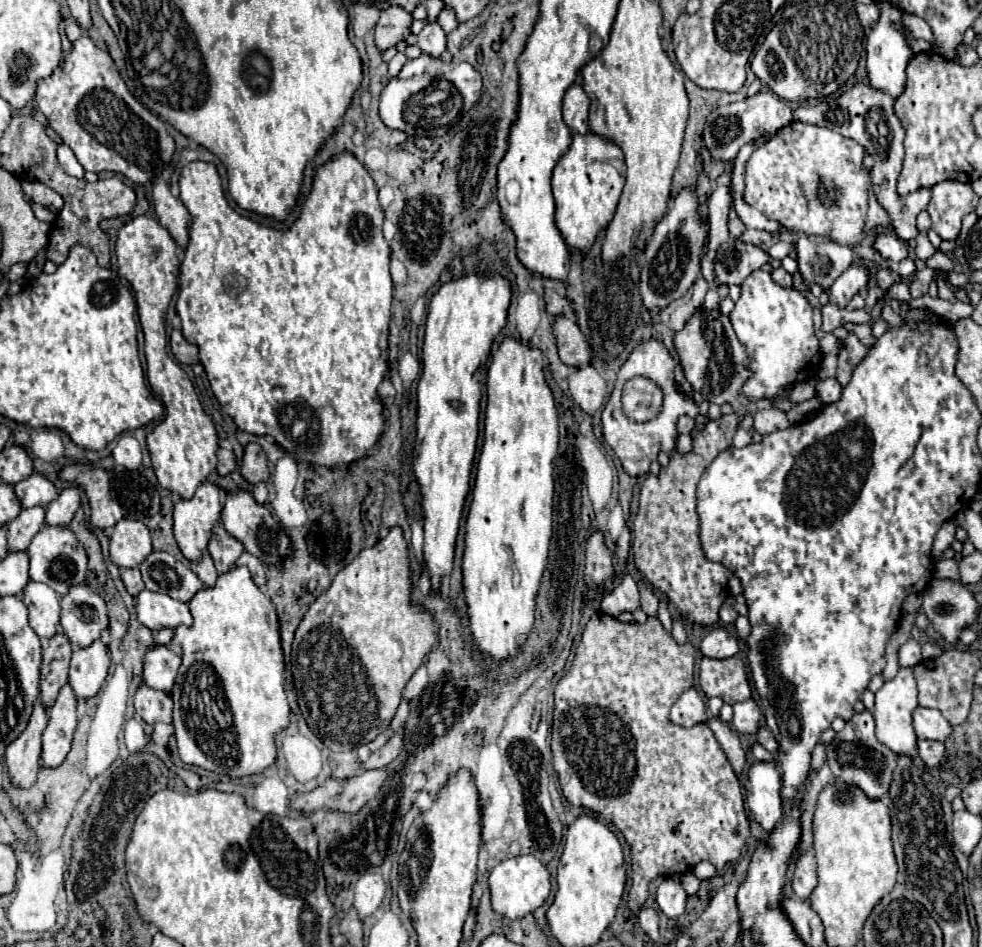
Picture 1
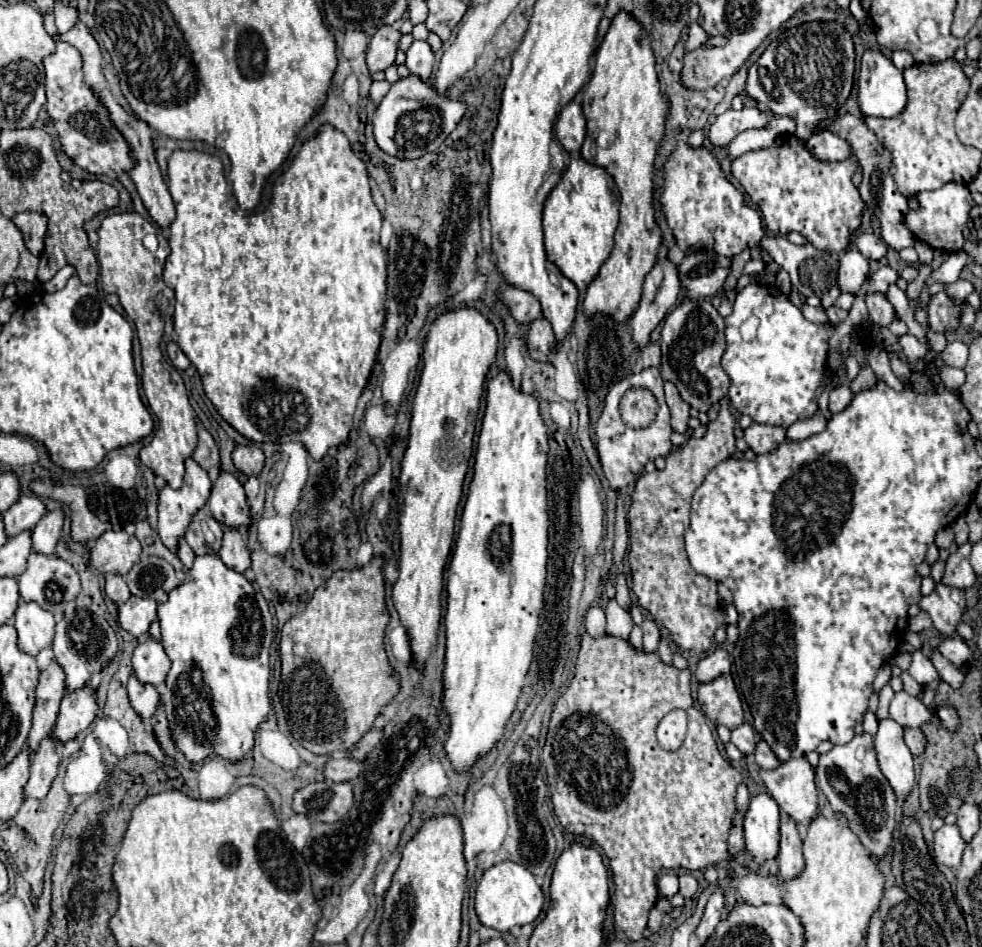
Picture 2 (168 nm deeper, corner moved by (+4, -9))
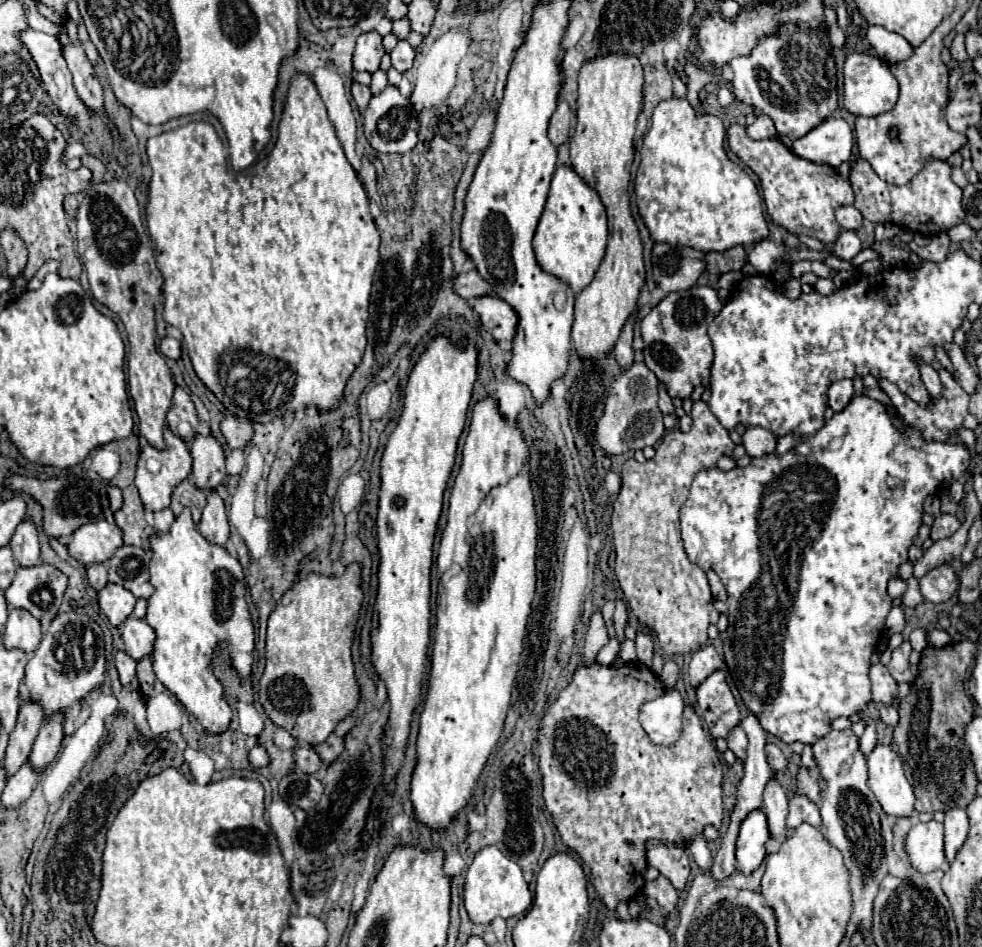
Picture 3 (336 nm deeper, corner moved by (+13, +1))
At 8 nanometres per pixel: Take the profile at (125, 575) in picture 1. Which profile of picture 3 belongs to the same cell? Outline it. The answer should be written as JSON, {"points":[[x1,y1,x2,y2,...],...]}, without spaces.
{"points":[[102,563,98,565,88,565,86,567,86,579,88,579,88,585,94,587,96,591,100,591,100,587,104,587,108,583,108,573,106,573,106,567]]}

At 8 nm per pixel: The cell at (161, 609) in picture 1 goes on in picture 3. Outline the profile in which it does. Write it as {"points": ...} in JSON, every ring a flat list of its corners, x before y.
{"points":[[108,583,104,589,98,591,98,607,116,627,124,623,124,619,134,611,134,605,136,597,120,585]]}

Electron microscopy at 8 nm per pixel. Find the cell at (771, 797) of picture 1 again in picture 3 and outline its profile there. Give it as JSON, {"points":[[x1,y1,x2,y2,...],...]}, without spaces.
{"points":[[752,811,748,819,740,825,738,845,736,845,736,869,742,875,750,875,766,857,764,843,768,839,768,823,764,811]]}

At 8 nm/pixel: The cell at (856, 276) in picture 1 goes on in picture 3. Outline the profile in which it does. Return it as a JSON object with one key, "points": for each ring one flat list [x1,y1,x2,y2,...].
{"points":[[842,231,838,241,834,243,836,255,844,261,850,261,854,255,860,253,860,249,862,249,862,245,860,245,860,239,858,239,856,231]]}

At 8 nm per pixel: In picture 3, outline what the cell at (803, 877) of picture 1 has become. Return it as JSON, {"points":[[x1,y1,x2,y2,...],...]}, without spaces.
{"points":[[770,779,764,789,764,811,768,817,768,827,774,837,786,831,786,815,788,815,788,799,778,783,778,779]]}

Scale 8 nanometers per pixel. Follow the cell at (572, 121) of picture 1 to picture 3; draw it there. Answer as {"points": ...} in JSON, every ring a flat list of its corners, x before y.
{"points":[[560,101,554,115,552,115,552,119,550,119,548,137,556,147,560,147,562,143,566,143,570,139,570,129,572,129,570,105,566,101]]}

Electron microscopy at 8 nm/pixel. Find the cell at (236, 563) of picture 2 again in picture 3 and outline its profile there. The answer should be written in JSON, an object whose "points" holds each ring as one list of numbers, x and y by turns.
{"points":[[208,491,208,501,206,501,206,507,202,509,202,519,200,519,198,527,200,527,200,533,210,543,226,545,226,539,230,535,230,527,228,527,224,501,216,491]]}

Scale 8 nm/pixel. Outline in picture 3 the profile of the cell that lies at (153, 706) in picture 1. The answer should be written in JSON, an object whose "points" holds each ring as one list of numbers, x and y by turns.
{"points":[[118,651,114,657,114,663,116,663,116,669,120,673,120,683,130,685,136,679,136,661,128,653]]}

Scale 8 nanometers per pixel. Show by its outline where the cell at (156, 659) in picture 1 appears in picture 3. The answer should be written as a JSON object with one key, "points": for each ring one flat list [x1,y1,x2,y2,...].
{"points":[[130,615,122,625,120,625,120,635,124,639,124,651,132,655,132,659,140,661,144,655,152,653,154,647,154,631,144,623,144,619,138,619]]}

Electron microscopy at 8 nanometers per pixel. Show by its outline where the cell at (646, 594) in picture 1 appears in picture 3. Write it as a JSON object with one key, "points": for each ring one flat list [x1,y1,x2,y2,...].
{"points":[[638,631,636,635,636,653,638,653,638,661,646,667,652,665,652,655,654,655,654,645,650,635,646,635,644,631]]}

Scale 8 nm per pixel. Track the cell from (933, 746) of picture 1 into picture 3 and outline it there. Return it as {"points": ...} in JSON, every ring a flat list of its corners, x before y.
{"points":[[878,703,876,707,878,707,878,713,880,713,882,723,892,725,892,727,898,723,898,711,896,711,892,705,882,705,882,703]]}

